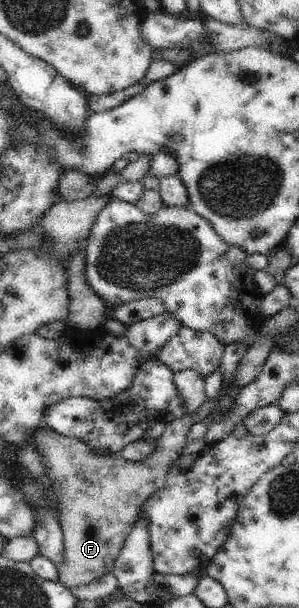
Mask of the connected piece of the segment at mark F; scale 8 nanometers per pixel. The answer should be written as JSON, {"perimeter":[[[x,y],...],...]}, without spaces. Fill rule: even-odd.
{"perimeter":[[[220,393],[218,399],[204,401],[196,413],[168,422],[162,437],[156,440],[154,451],[144,461],[136,461],[136,463],[126,461],[120,455],[112,457],[106,454],[100,455],[93,452],[92,448],[82,441],[62,436],[52,429],[46,427],[37,429],[33,434],[33,445],[36,445],[36,451],[44,459],[46,475],[54,483],[54,495],[58,499],[57,517],[63,533],[64,561],[57,566],[58,582],[67,589],[74,589],[74,587],[89,586],[100,577],[113,572],[114,561],[122,552],[126,539],[134,529],[134,523],[139,519],[140,507],[148,497],[152,497],[156,491],[164,487],[168,469],[180,458],[181,452],[187,445],[186,437],[190,429],[196,423],[206,419],[216,409],[222,397],[224,395]]]}

